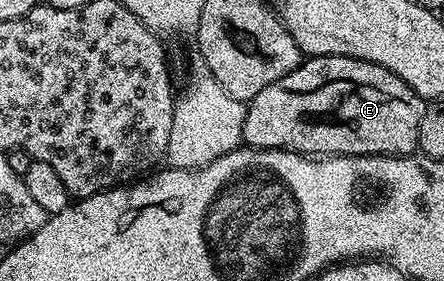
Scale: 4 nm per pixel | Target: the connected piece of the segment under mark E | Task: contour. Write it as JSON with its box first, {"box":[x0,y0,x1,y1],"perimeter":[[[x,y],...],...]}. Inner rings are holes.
{"box":[242,54,425,158],"perimeter":[[[330,54],[300,61],[299,67],[289,72],[289,76],[281,76],[281,80],[269,84],[269,88],[261,88],[246,105],[242,141],[258,150],[292,150],[308,156],[384,154],[393,158],[418,151],[425,102],[393,72],[372,62]]]}

